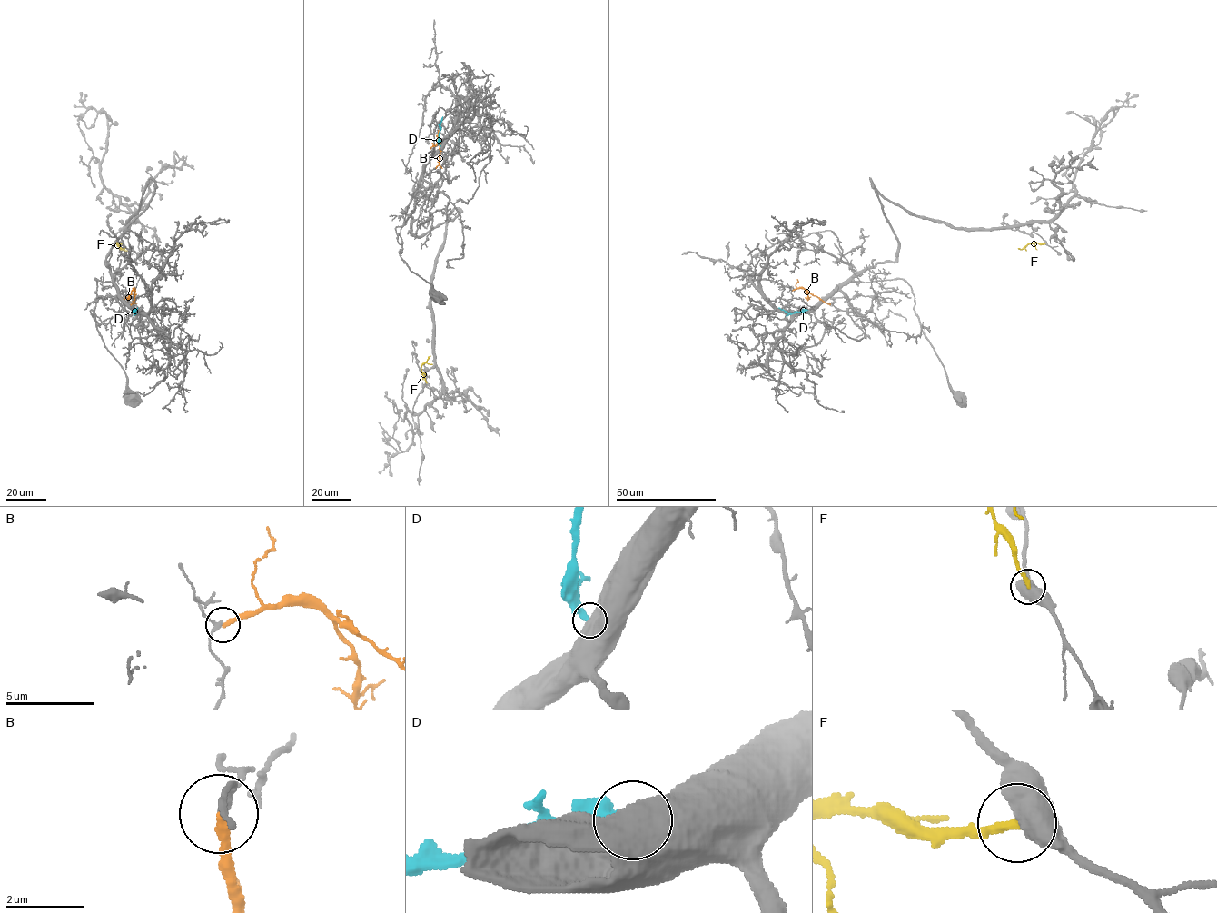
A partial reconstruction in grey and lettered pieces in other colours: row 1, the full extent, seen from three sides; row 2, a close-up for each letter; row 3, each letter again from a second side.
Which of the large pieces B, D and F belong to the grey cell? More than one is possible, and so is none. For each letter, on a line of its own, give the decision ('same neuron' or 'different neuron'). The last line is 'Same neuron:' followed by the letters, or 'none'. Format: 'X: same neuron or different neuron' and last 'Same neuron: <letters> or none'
B: different neuron
D: different neuron
F: different neuron
Same neuron: none

